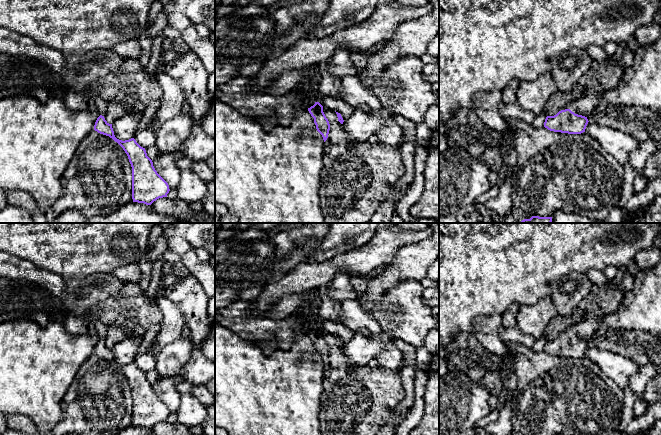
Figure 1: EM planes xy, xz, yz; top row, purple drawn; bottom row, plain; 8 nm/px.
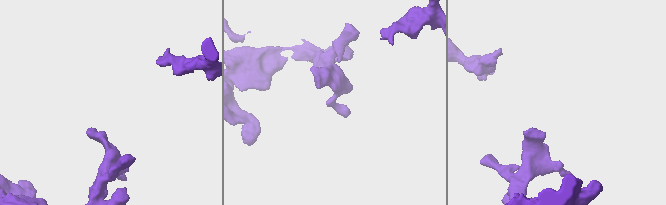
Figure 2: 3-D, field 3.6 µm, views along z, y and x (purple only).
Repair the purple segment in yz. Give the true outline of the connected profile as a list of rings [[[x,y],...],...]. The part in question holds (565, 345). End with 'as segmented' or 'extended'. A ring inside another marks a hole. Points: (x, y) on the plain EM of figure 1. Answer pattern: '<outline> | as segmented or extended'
[[[584,319],[573,325],[569,333],[561,334],[554,340],[547,340],[544,351],[550,355],[581,358],[585,356],[588,341],[598,330],[600,322],[598,319]]] | extended

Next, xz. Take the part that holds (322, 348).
[[[315,326],[313,330],[308,332],[309,337],[314,342],[317,355],[322,359],[324,364],[324,376],[329,374],[328,358],[330,354],[330,348],[323,336],[323,330],[319,326]]] | extended

